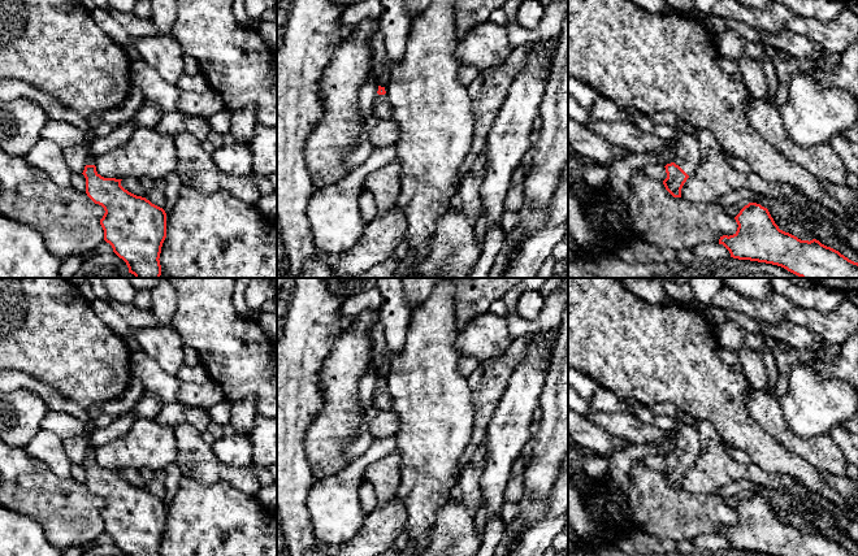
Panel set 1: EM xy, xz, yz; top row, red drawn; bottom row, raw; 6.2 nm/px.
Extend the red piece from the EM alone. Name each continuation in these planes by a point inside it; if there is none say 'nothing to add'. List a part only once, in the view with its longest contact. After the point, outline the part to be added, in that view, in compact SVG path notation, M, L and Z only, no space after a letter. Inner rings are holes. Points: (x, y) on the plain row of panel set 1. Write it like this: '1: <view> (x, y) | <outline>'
1: yz (688, 447) | M677 422L675 426L676 446L670 452L679 456L689 468L701 453L699 434L696 425Z

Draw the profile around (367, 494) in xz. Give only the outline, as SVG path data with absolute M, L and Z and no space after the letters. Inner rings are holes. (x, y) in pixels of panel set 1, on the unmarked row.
M363 479L359 486L359 498L361 501L364 514L368 517L377 507L378 501L372 483L367 479Z

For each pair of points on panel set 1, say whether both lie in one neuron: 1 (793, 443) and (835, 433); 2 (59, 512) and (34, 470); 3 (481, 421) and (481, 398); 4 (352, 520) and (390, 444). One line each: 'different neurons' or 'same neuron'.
1: different neurons
2: same neuron
3: same neuron
4: same neuron

